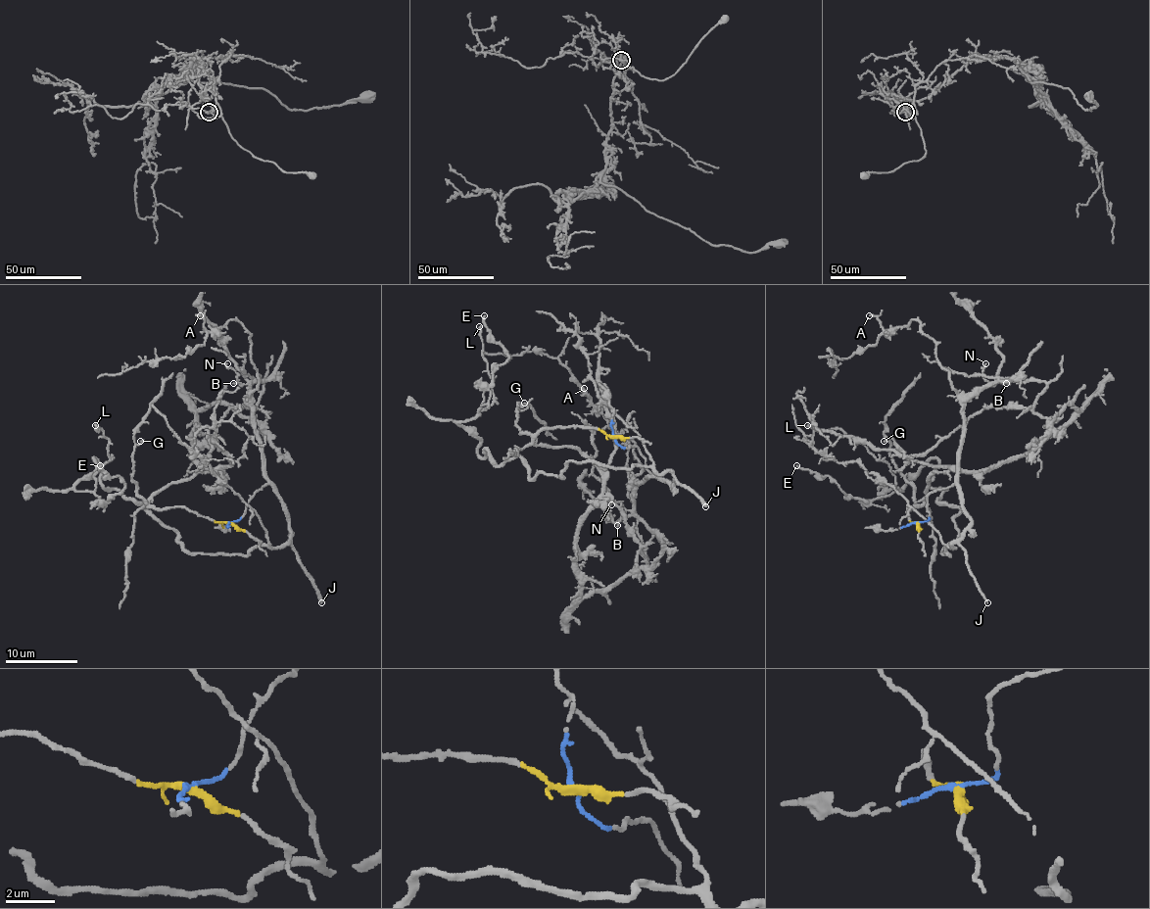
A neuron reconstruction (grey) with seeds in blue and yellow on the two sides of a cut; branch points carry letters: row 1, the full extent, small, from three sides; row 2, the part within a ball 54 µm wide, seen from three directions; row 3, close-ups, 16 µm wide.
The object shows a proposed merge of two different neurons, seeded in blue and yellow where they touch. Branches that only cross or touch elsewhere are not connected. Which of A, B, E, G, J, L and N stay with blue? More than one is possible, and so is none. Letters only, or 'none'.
A, B, E, J, L, N

